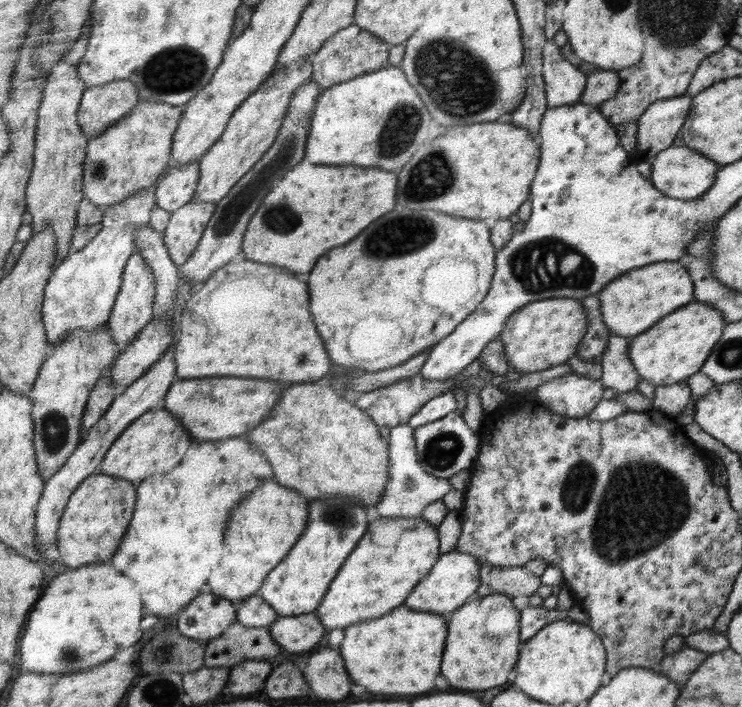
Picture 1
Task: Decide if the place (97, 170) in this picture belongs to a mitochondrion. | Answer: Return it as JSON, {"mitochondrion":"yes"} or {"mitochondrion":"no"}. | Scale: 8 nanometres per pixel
{"mitochondrion":"yes"}

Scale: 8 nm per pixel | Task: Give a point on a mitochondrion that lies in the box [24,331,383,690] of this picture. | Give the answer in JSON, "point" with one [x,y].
{"point":[54,425]}

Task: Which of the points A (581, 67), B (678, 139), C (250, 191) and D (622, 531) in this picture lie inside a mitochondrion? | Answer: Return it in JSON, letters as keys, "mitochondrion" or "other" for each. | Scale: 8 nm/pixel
{"A":"other","B":"other","C":"mitochondrion","D":"mitochondrion"}

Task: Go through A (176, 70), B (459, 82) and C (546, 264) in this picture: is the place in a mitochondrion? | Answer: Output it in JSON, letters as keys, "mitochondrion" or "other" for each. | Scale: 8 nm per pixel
{"A":"mitochondrion","B":"mitochondrion","C":"mitochondrion"}

